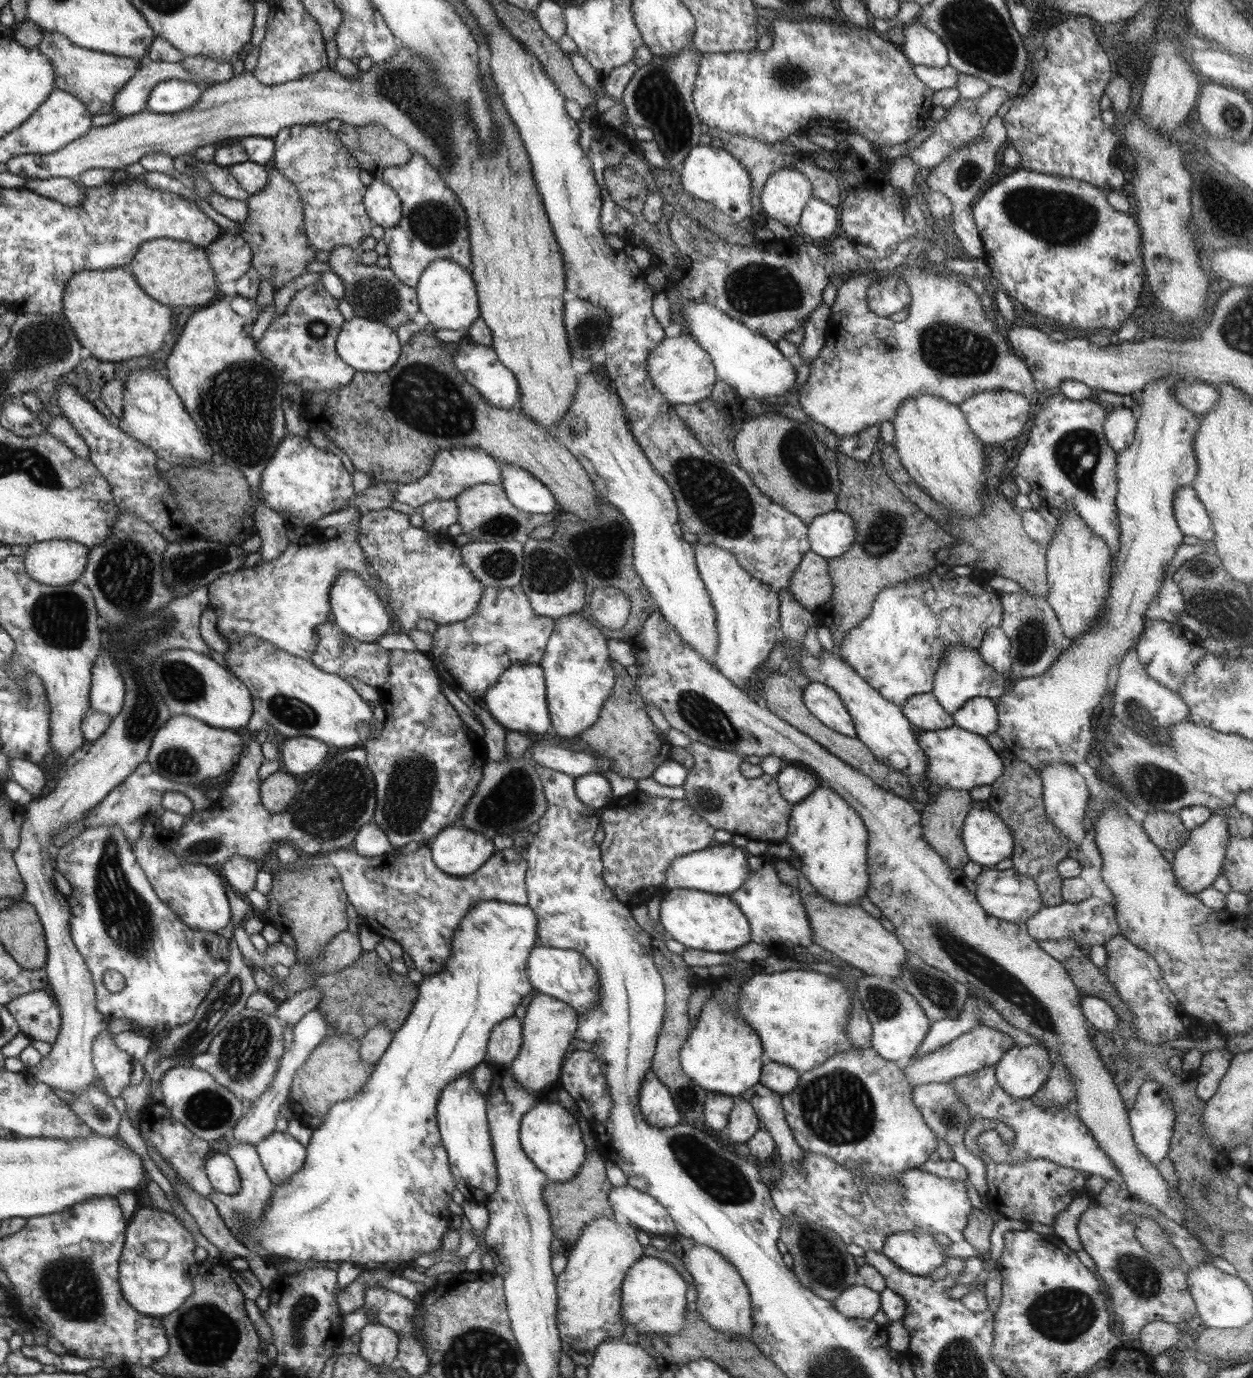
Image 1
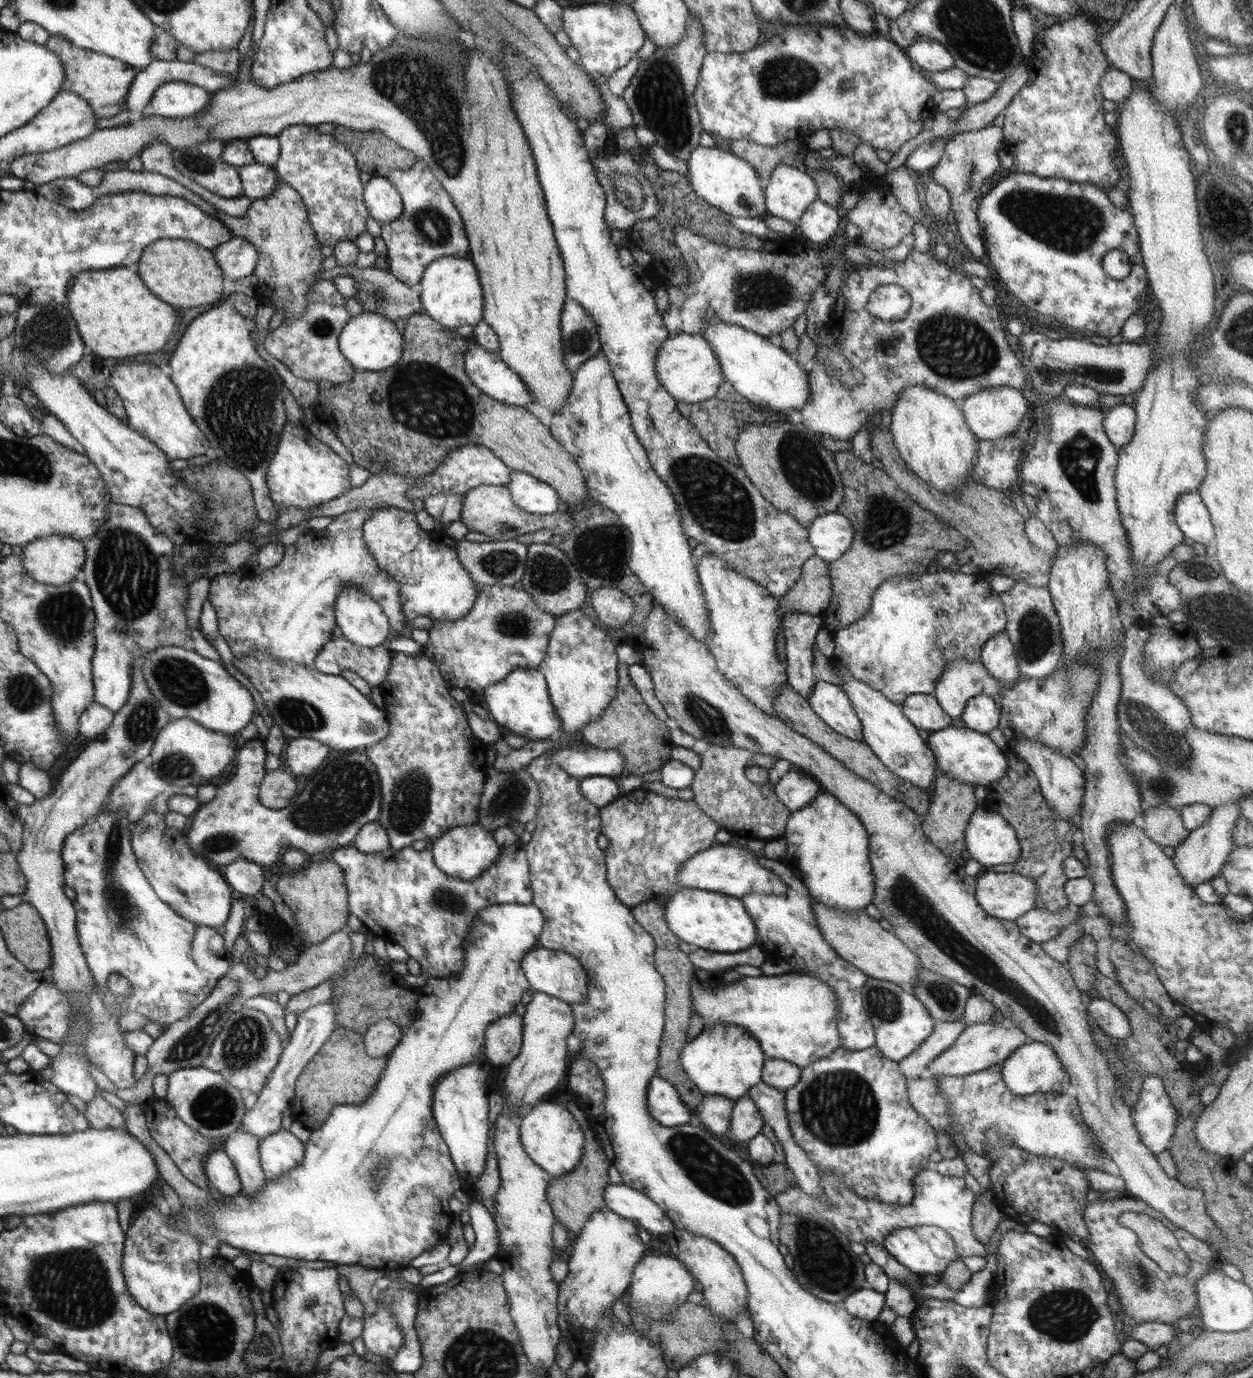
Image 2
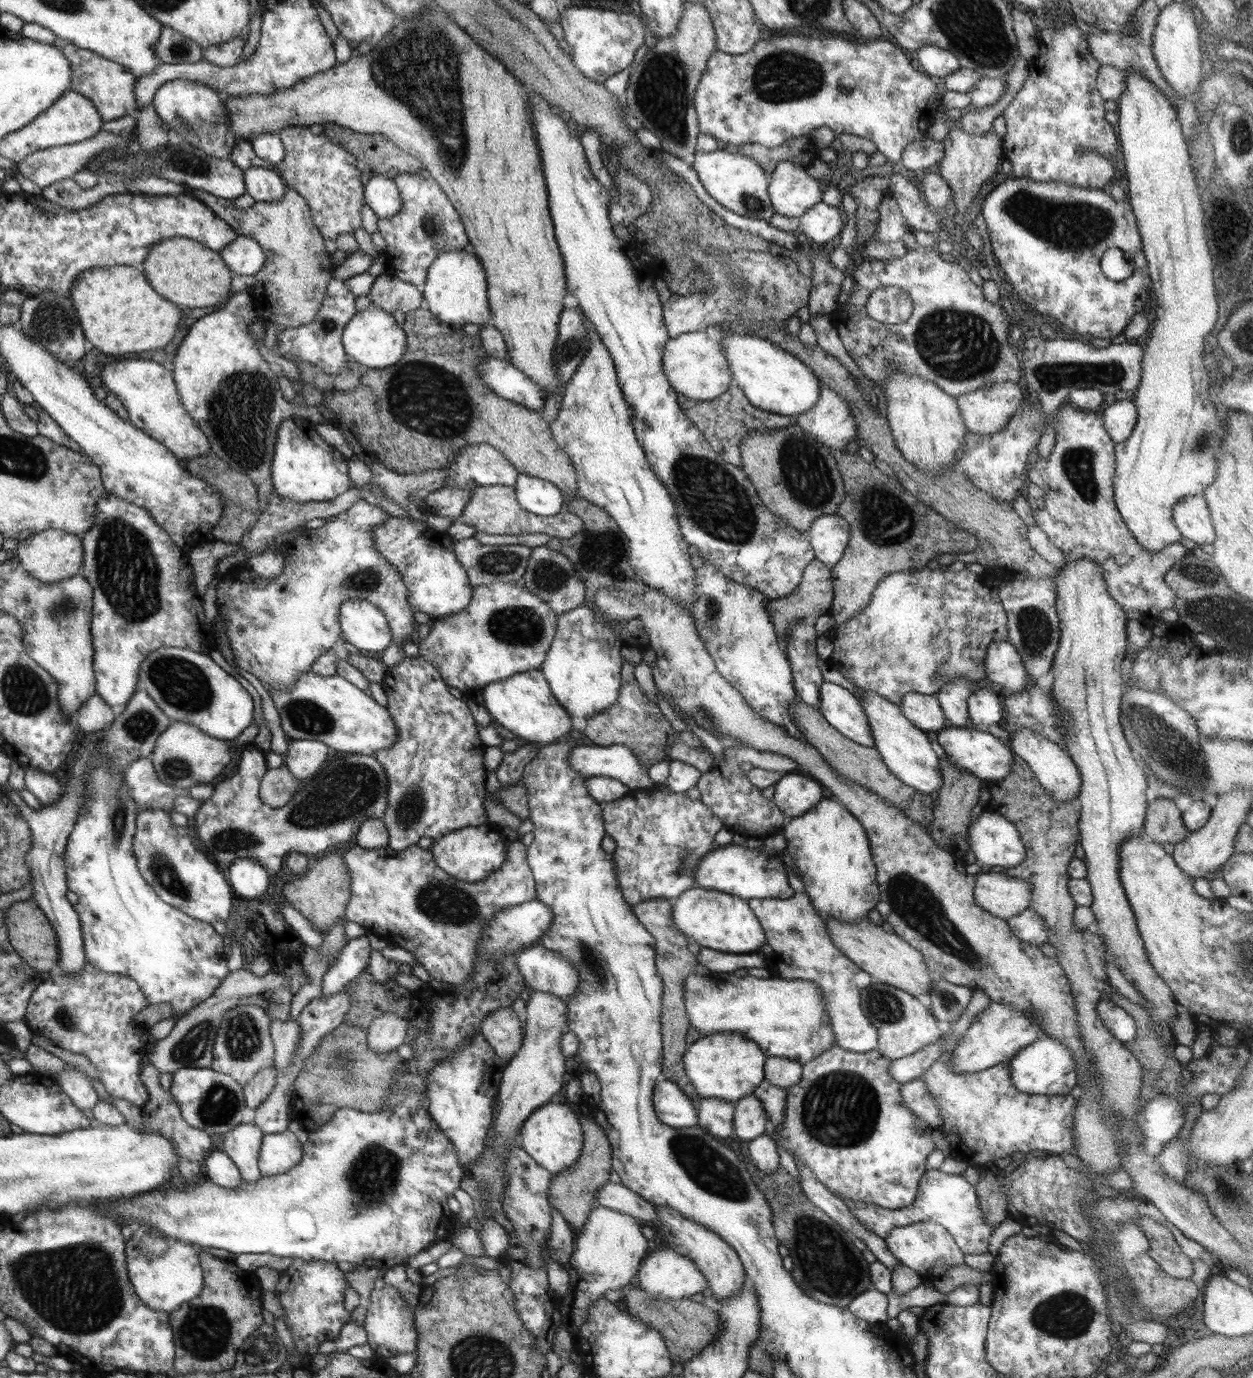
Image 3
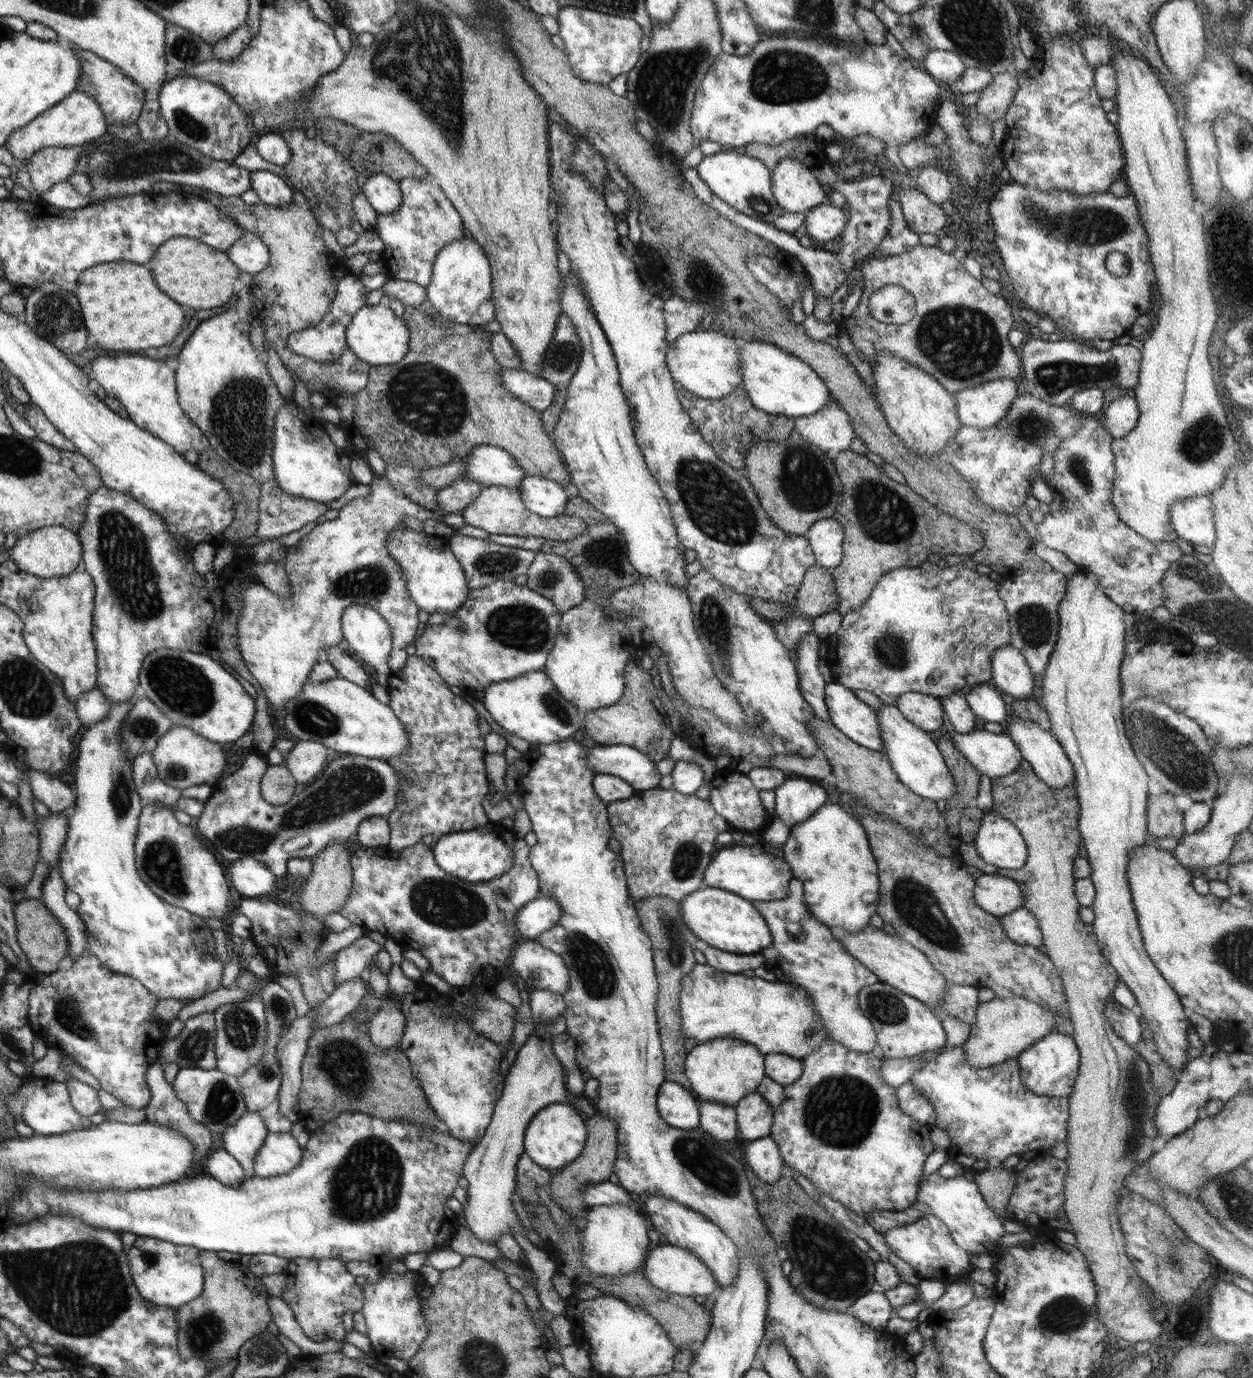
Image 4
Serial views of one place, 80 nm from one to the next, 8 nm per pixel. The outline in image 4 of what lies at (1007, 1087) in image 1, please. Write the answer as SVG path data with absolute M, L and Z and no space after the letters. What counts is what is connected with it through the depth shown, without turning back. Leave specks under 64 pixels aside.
M1052 1031L1020 1054L1017 1060L1020 1080L1028 1091L1056 1098L1069 1097L1072 1093L1080 1067L1079 1051L1072 1036Z

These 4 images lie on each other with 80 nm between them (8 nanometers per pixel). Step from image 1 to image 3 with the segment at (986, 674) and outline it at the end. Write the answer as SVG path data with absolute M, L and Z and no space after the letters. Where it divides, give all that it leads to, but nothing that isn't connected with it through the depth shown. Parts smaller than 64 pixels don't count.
M956 678L948 686L942 686L942 690L935 695L948 722L952 722L955 727L970 727L967 698L980 687L978 683L968 678Z

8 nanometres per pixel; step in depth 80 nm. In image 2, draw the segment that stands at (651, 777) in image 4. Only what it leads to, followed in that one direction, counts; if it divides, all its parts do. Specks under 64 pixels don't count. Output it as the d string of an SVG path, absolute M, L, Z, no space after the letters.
M589 748L578 749L556 749L551 754L551 761L557 764L574 778L583 779L592 775L593 777L613 777L630 775L625 770L625 760L619 750L600 750Z

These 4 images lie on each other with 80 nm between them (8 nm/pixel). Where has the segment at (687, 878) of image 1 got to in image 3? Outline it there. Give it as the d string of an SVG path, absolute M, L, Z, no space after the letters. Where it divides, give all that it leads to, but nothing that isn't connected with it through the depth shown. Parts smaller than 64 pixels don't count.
M722 845L722 847L709 851L697 864L695 886L706 889L714 889L737 896L742 900L755 899L789 899L794 889L789 883L789 878L783 861L779 860L779 854L769 853L762 848L748 849L746 845Z

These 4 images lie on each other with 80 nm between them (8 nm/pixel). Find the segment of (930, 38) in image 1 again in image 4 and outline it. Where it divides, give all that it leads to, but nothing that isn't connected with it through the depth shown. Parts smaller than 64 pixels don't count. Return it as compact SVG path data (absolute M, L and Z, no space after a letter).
M940 49L929 50L922 59L922 66L945 90L950 84L958 82L967 68L955 52Z

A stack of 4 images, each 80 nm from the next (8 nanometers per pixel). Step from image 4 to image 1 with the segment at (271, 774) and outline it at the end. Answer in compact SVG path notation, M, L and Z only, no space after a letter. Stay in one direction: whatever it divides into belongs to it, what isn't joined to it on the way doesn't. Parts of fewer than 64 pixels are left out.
M276 771L262 781L262 804L270 812L282 812L294 798L296 790L298 790L296 778L292 778L290 773Z

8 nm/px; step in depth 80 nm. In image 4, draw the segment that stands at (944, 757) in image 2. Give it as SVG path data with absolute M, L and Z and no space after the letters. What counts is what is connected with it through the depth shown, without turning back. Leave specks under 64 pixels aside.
M978 728L967 733L955 731L950 736L959 754L963 754L978 772L991 779L1006 776L1023 767L1021 752L1006 732L996 734Z

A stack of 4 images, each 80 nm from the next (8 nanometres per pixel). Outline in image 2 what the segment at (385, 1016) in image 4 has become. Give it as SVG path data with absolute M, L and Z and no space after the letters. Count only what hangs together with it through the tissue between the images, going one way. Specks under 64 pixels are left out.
M379 1020L365 1035L366 1053L373 1058L388 1056L398 1046L402 1036L404 1031L393 1020Z

